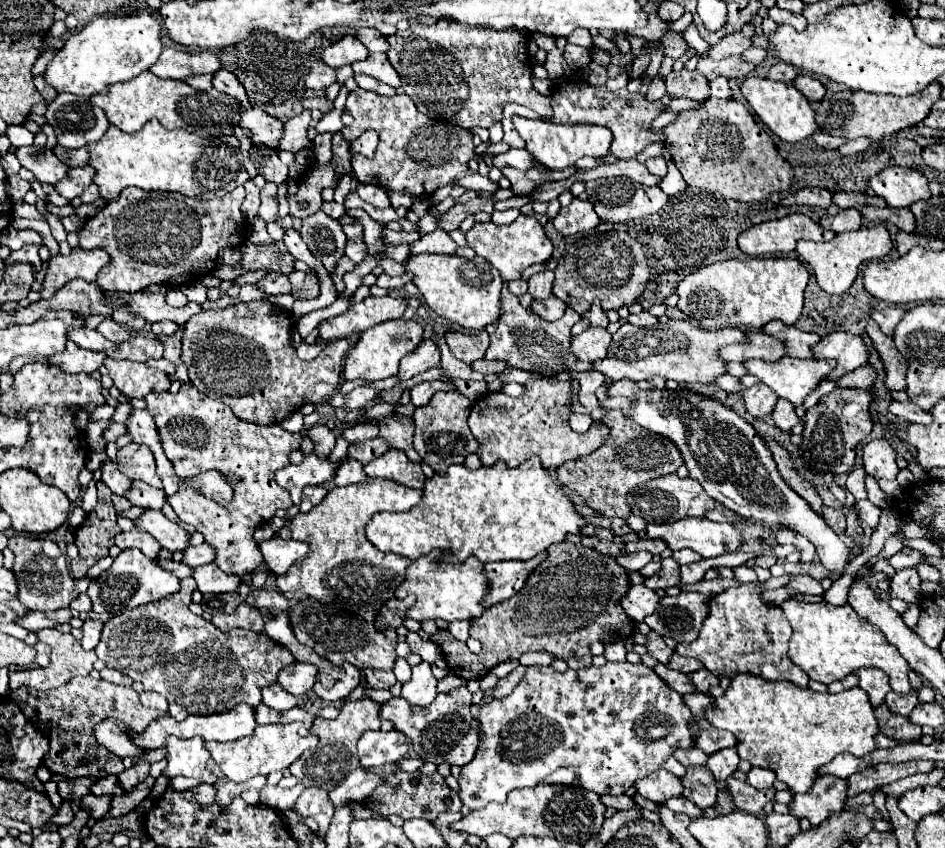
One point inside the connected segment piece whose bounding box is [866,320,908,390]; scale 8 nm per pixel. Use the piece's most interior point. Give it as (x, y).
(895, 379)

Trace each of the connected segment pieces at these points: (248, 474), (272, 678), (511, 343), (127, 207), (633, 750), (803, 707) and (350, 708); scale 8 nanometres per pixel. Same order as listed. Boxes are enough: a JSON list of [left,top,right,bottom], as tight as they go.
[[144,382,302,576],[96,578,294,714],[486,282,582,376],[78,186,248,292],[458,662,694,810],[706,674,880,792],[290,700,380,790]]

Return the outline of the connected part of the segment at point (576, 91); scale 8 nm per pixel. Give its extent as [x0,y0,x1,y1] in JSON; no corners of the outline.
[550,82,664,160]

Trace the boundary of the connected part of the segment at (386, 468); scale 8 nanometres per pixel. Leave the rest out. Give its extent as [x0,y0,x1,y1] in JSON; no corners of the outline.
[364,448,426,488]

